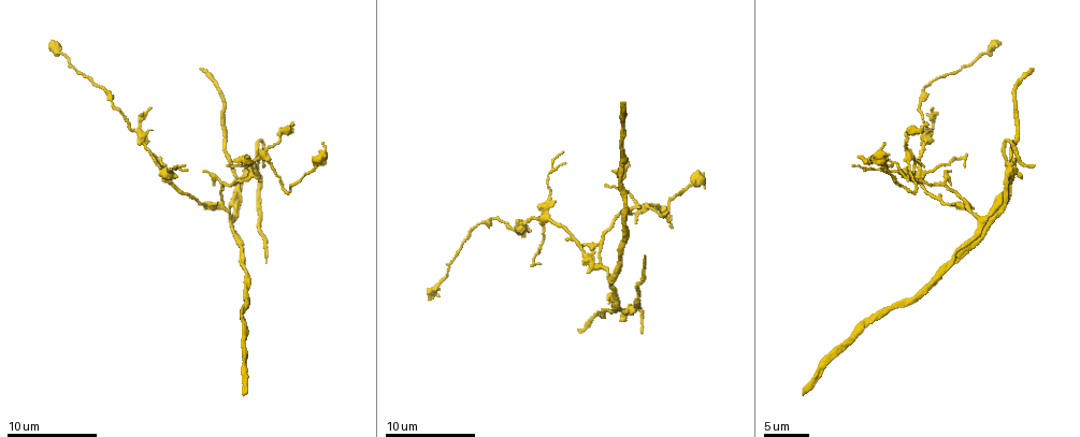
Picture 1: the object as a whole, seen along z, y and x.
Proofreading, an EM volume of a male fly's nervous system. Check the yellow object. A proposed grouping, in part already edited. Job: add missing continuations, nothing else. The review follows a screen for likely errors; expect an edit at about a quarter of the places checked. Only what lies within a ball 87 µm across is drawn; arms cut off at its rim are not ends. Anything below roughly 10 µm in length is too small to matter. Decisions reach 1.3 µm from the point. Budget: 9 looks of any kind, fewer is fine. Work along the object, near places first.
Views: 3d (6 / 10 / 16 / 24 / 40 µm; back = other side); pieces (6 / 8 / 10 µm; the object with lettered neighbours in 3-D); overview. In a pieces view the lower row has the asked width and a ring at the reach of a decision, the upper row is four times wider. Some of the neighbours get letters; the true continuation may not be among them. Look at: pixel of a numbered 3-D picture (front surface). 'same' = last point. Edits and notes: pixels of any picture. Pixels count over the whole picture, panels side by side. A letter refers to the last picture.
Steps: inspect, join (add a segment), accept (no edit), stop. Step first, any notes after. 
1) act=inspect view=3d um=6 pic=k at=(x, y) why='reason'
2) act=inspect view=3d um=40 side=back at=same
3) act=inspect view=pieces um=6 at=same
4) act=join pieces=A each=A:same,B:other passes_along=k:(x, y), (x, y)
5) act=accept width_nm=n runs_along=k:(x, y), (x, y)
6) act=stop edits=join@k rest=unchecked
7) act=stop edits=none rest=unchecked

act=inspect view=pieces um=6 pic=1 at=(1033, 166) why='free end'

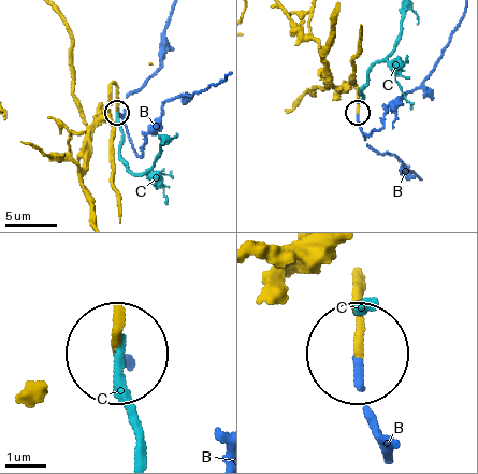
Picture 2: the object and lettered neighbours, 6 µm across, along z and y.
act=join pieces=B each=B:same,C:other passes_along=2:(357, 275), (357, 368), (388, 440) found='the cell continues'

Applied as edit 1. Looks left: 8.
act=inspect view=pieces um=8 pic=1 at=(955, 259) why='an open end'

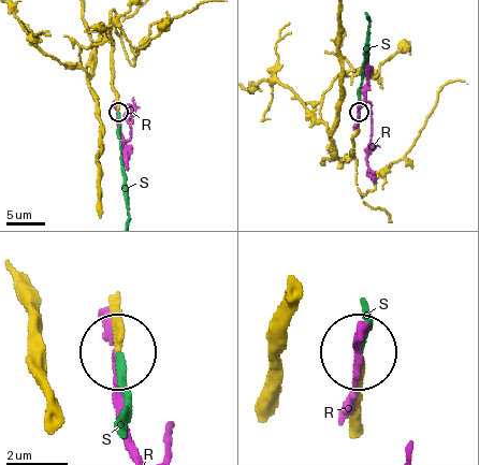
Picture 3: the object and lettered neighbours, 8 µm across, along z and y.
act=join pieces=S each=R:other,S:same passes_along=3:(114, 92), (127, 213) found='the cell continues'

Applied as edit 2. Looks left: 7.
act=inspect view=pieces um=8 pic=1 at=(669, 225)

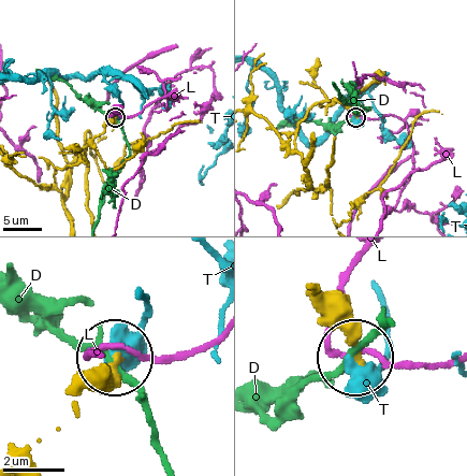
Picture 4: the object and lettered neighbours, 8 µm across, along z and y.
act=accept each=D:other,L:other,T:other runs_along=4:(44, 186), (57, 169), (76, 163), (115, 117) found='no lettered segment goes on from it'

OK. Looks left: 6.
act=inspect view=pieces um=8 pic=1 at=(580, 332) why='branch stops here'

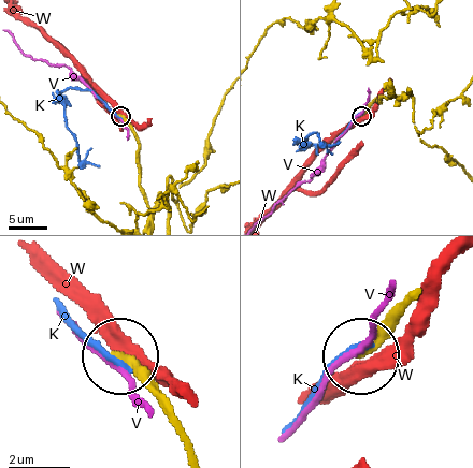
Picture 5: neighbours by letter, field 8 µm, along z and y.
act=accept each=K:other,V:other,W:other runs_along=5:(407, 305), (363, 356) found='none of them fits'

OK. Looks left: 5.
act=stop edits=join@2,join@3 rest=unchecked

